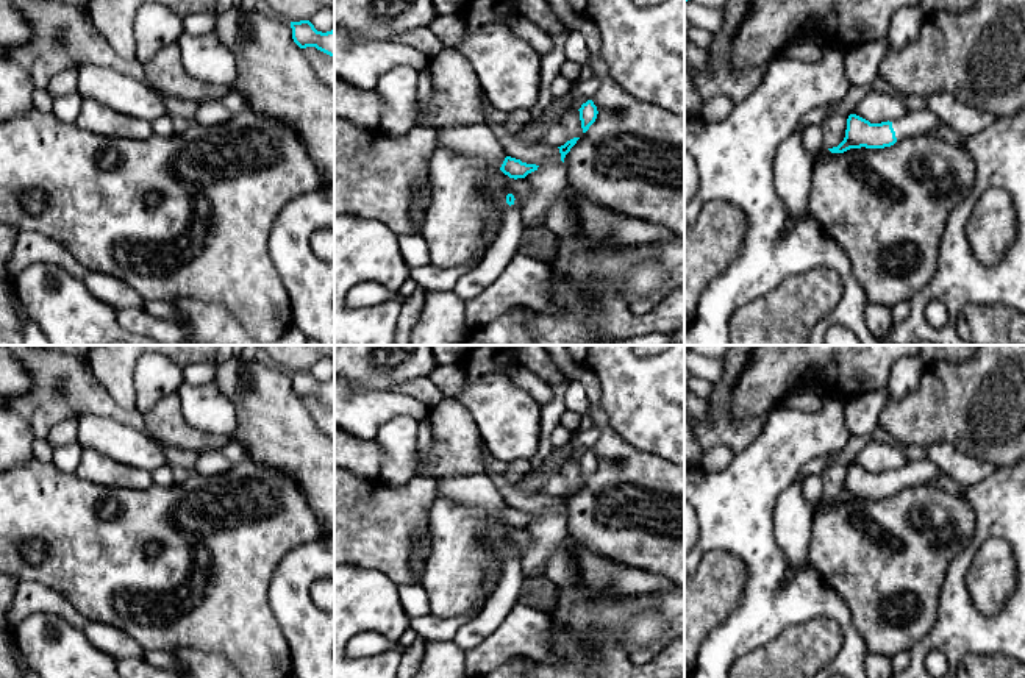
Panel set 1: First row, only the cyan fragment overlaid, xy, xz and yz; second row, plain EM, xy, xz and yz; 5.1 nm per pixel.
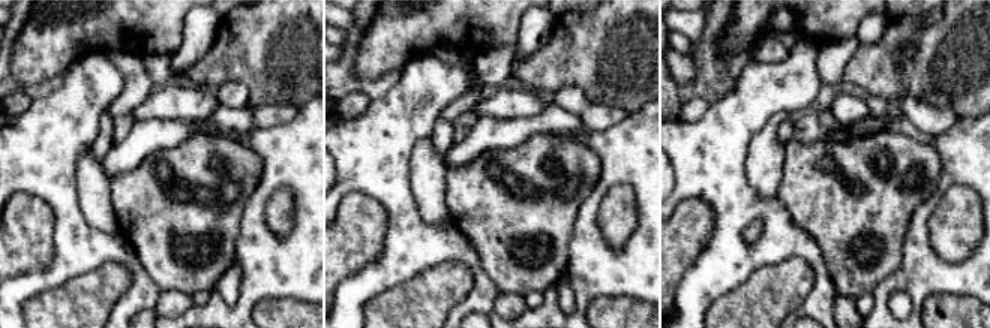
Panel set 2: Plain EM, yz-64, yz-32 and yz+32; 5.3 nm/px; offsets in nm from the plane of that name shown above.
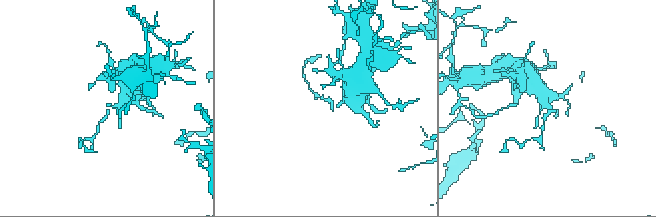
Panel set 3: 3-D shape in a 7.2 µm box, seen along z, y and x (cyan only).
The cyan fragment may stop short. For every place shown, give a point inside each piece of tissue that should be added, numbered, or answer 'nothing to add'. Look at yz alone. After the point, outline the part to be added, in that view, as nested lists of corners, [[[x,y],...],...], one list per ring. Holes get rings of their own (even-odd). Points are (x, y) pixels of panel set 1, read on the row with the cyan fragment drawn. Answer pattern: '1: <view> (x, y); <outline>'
1: yz (924, 121); [[[928,108],[906,114],[905,117],[892,122],[897,141],[902,141],[909,136],[931,133],[941,125],[945,125],[945,122]]]

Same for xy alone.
nothing to add

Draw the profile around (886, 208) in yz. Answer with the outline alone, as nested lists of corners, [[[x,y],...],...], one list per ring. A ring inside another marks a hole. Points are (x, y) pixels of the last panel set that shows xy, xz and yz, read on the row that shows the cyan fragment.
[[[927,133],[884,148],[831,153],[822,147],[814,161],[809,214],[847,253],[867,302],[889,308],[909,302],[934,277],[950,212],[972,191],[972,156],[962,145]]]

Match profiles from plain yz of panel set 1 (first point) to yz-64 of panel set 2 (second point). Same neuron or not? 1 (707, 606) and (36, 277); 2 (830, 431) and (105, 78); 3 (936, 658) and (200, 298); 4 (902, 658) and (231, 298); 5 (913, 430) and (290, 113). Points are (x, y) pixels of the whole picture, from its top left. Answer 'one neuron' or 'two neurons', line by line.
1: two neurons
2: one neuron
3: one neuron
4: one neuron
5: two neurons

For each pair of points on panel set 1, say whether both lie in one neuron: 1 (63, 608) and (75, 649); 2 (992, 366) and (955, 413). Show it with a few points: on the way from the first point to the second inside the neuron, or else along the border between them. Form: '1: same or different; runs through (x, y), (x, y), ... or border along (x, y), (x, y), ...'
1: different; border along (32, 613), (58, 614), (82, 630)
2: same; runs through (991, 377), (966, 402)

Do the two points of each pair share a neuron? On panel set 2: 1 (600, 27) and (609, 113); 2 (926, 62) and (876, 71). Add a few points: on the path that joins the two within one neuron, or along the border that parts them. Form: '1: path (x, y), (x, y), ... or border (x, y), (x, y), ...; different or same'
1: border (578, 86), (591, 102), (618, 105), (629, 113); different
2: path (914, 72), (888, 72); same

